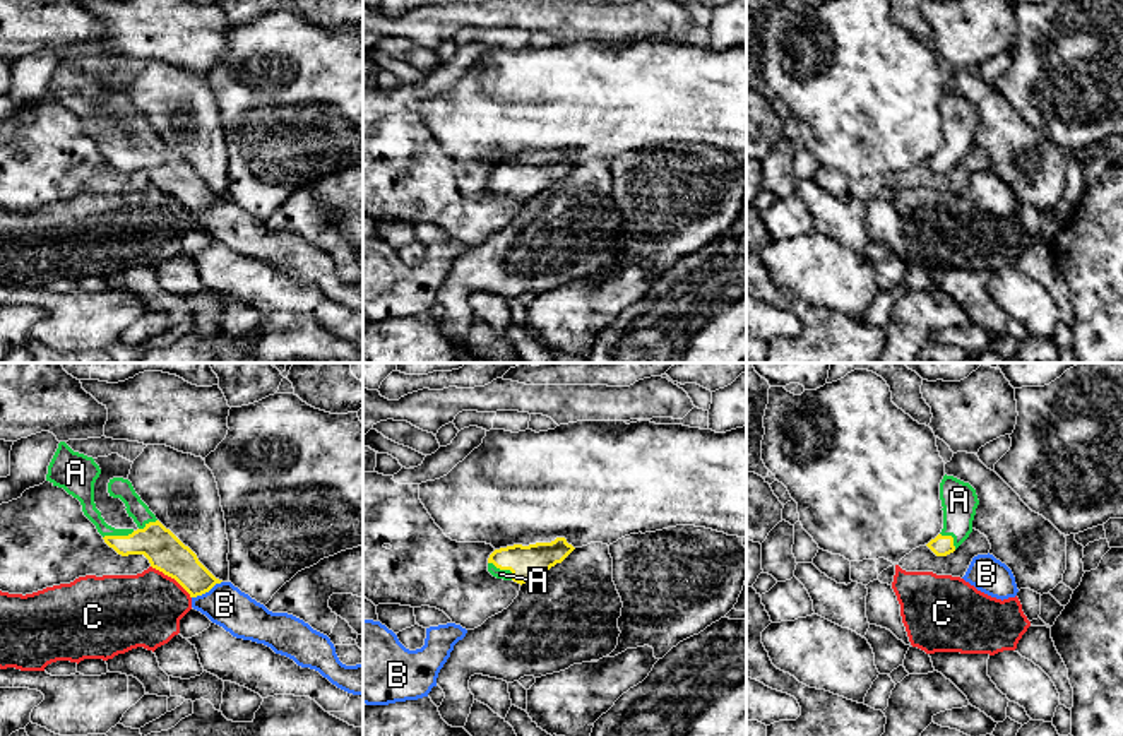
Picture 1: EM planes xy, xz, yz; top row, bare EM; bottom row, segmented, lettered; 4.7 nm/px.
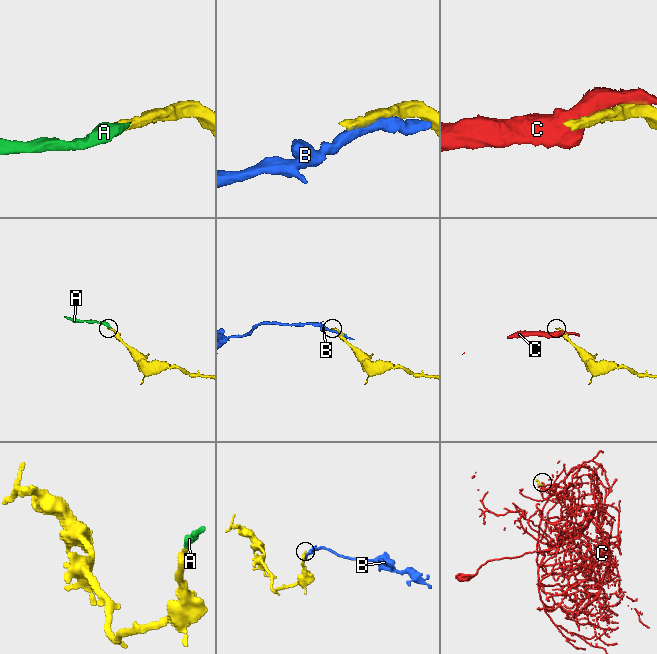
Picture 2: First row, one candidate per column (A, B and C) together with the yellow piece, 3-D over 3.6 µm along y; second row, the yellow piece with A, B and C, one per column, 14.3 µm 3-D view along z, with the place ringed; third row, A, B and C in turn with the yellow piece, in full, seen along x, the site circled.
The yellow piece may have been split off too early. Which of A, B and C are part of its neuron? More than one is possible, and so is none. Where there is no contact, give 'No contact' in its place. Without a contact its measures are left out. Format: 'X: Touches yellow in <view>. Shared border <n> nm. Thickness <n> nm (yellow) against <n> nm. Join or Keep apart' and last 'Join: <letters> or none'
A: Touches yellow in xy. Shared border 160 nm. Thickness 180 nm (yellow) against 80 nm. Join
B: Touches yellow in xy. Shared border 170 nm. Thickness 170 nm (yellow) against 200 nm. Keep apart
C: Touches yellow in xy. Shared border 240 nm. Thickness 180 nm (yellow) against 340 nm. Keep apart
Join: A

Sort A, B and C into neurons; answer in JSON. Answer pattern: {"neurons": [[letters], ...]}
{"neurons": [["A"], ["B"], ["C"]]}

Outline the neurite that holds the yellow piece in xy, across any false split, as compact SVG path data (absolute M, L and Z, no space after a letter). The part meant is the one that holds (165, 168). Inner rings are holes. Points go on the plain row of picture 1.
M60 58L48 82L46 98L63 104L80 118L84 132L96 142L110 164L122 173L144 171L152 185L175 195L190 214L202 212L223 199L156 135L128 96L110 96L108 110L125 120L128 134L134 135L139 145L115 145L108 142L94 120L94 99L99 91L101 86L92 74L74 68L65 58Z

